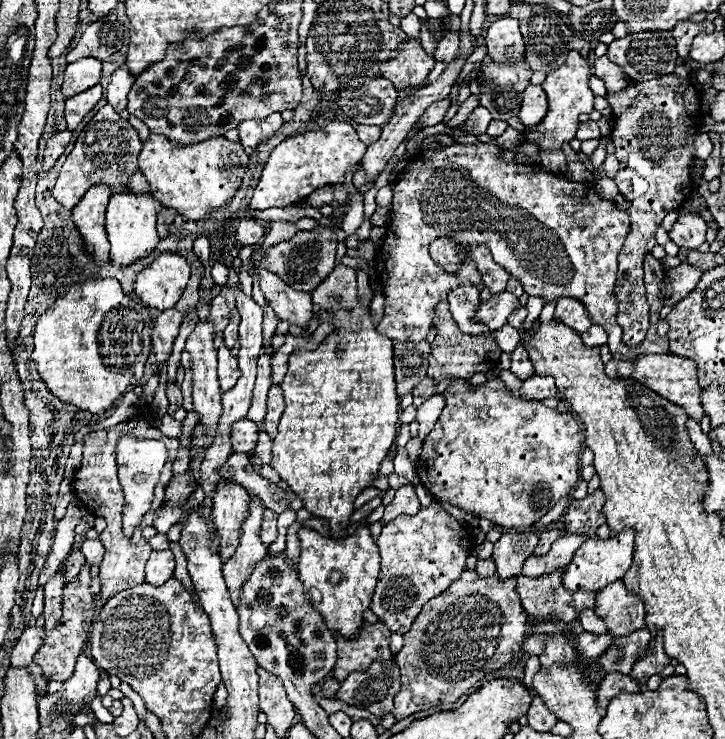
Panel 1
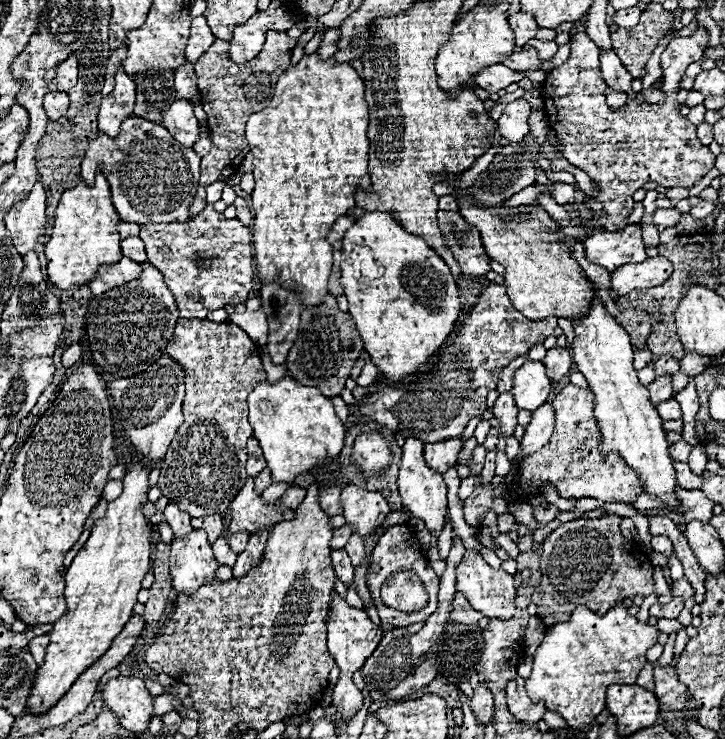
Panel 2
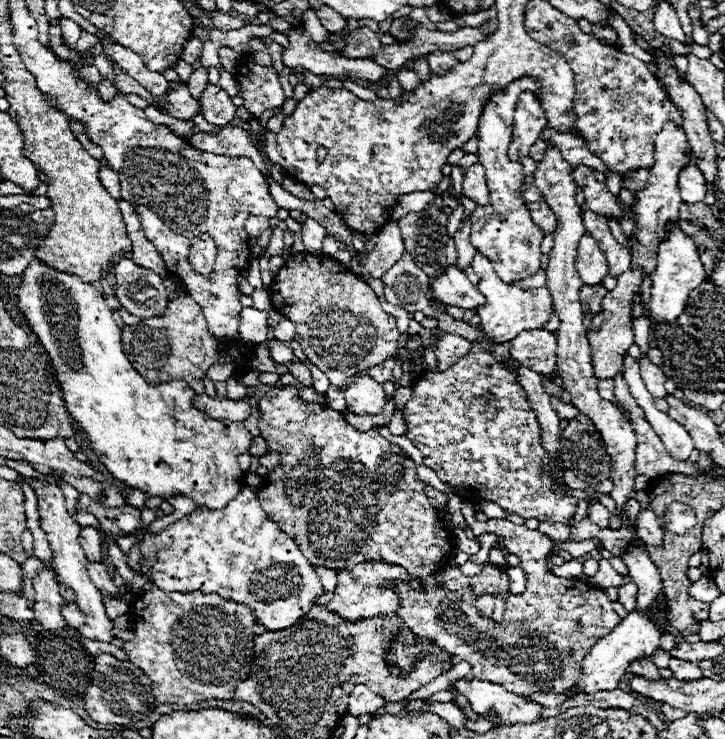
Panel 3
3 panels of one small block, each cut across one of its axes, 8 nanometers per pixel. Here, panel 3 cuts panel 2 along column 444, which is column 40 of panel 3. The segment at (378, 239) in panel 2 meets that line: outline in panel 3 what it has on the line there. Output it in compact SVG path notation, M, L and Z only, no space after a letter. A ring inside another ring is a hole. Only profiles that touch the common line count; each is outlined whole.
M34 260L28 270L22 274L22 284L18 286L18 310L24 314L24 318L28 320L28 324L32 326L34 334L38 336L38 340L42 342L42 346L46 348L46 352L50 354L52 362L54 362L54 370L56 370L56 378L62 386L62 394L64 394L64 402L68 404L66 410L70 412L72 420L76 420L80 424L80 428L86 432L86 438L90 440L90 446L92 450L104 458L104 460L110 460L112 464L104 464L106 470L120 482L132 486L132 488L138 488L142 492L146 492L148 496L160 496L160 498L172 498L172 496L178 496L178 494L186 494L188 498L192 498L198 506L202 508L210 508L210 510L222 510L232 498L236 498L236 494L244 488L244 472L238 464L238 456L240 454L246 454L248 448L252 446L252 436L250 432L246 430L246 426L242 422L234 422L234 420L214 420L214 418L208 418L204 412L200 412L198 408L192 406L192 400L196 398L196 392L190 388L190 384L186 380L170 380L170 382L164 382L164 384L148 384L130 364L130 360L126 358L126 352L122 348L122 340L120 340L120 328L116 326L114 318L112 318L112 312L108 310L104 298L98 294L98 290L92 286L92 284L86 284L82 282L80 278L74 278L70 274L58 274L56 270L44 266L42 262Z

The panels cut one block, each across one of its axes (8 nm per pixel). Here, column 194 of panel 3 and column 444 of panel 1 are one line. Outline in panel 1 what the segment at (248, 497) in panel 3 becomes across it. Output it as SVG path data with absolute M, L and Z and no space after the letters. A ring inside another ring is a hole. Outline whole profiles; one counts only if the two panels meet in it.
M438 502L422 506L416 516L400 516L382 528L378 538L382 570L372 598L372 612L394 634L406 634L424 602L440 596L466 568L474 536L460 526Z

